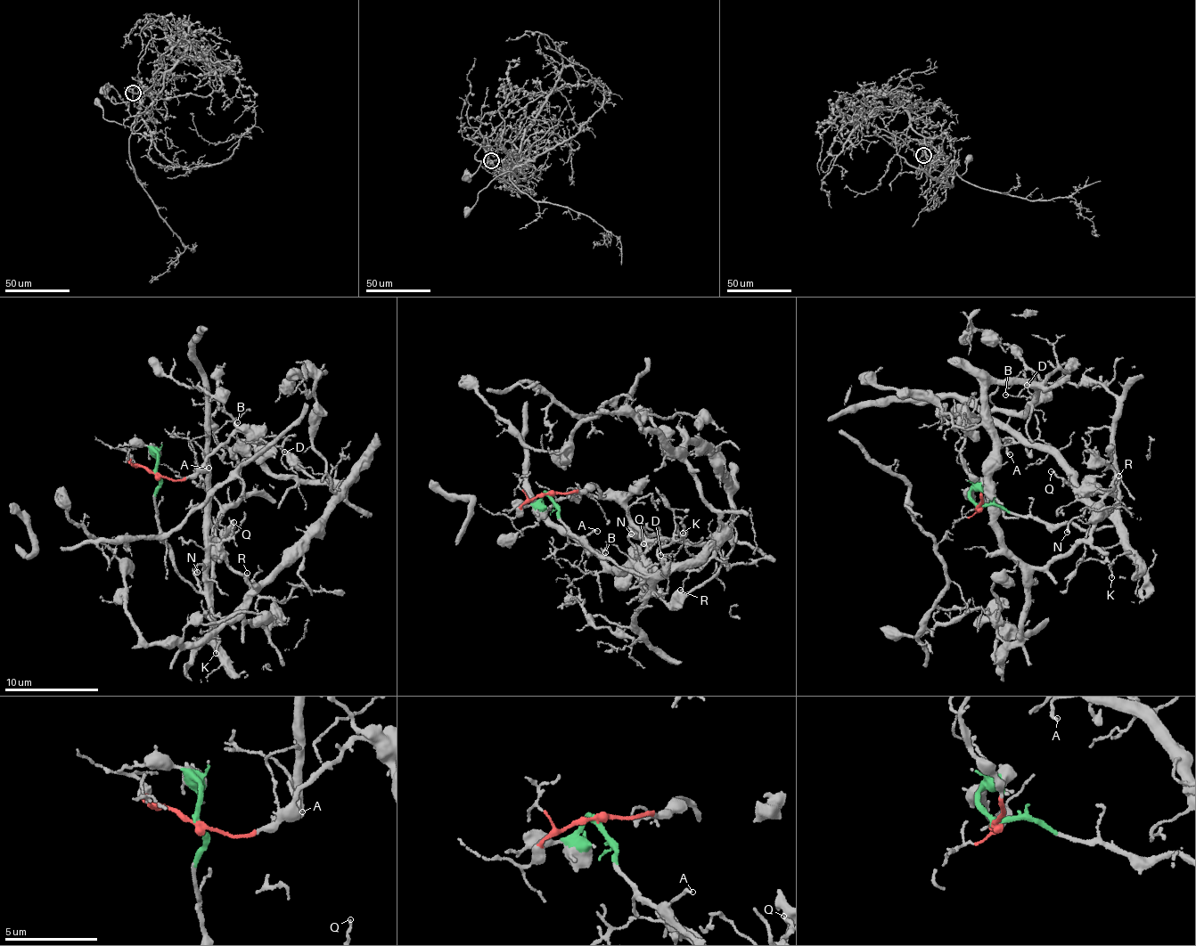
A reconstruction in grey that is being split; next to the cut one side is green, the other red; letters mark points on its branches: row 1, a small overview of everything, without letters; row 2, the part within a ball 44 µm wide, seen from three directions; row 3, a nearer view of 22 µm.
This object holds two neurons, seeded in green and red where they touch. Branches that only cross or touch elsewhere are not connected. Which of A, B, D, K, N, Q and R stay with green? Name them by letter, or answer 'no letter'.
A, K, N, Q

